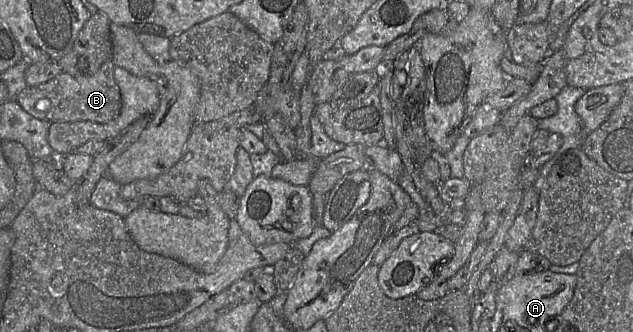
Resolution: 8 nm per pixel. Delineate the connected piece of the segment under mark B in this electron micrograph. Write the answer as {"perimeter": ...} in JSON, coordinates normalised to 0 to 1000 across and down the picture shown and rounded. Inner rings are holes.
{"perimeter":[[[166,184],[156,211],[134,232],[117,232],[96,217],[79,241],[55,259],[41,259],[25,292],[25,307],[47,346],[79,367],[147,364],[166,373],[182,358],[191,328],[191,286],[180,238],[180,190]],[[73,295],[79,322],[73,334],[60,334],[55,322],[62,298]]]}

